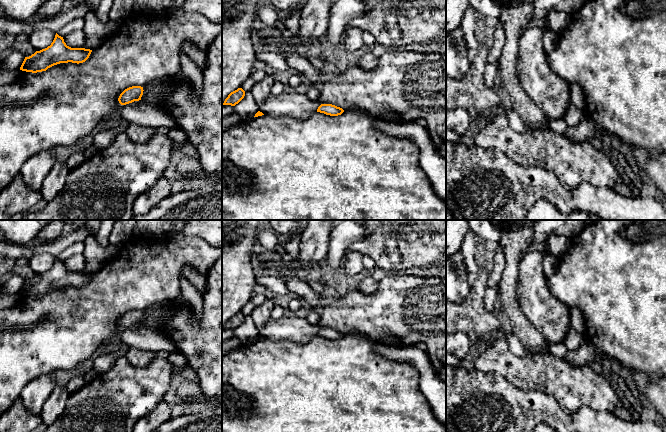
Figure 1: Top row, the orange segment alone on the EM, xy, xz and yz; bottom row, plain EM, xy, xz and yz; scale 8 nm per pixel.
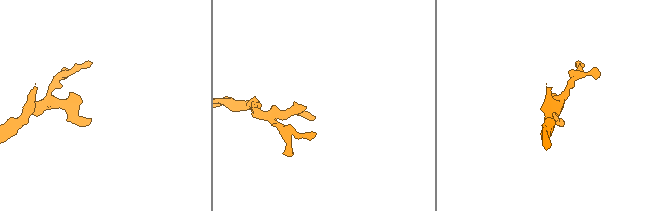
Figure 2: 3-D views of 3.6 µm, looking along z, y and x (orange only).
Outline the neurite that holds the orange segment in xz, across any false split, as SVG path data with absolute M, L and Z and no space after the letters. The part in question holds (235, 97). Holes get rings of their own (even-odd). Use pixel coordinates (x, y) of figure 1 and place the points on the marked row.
M242 88L231 92L228 97L225 99L223 105L235 106L238 104L245 96L245 91Z

